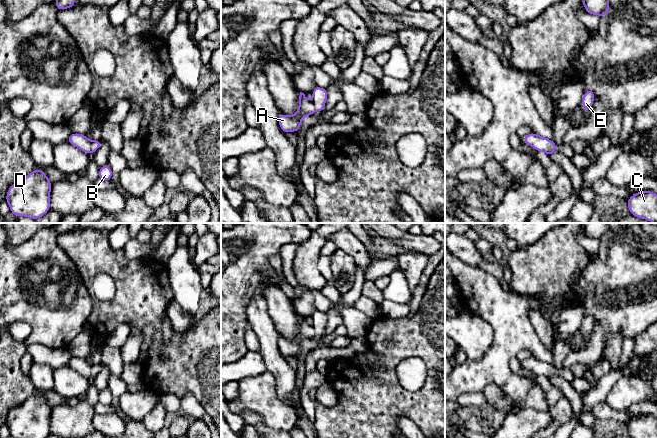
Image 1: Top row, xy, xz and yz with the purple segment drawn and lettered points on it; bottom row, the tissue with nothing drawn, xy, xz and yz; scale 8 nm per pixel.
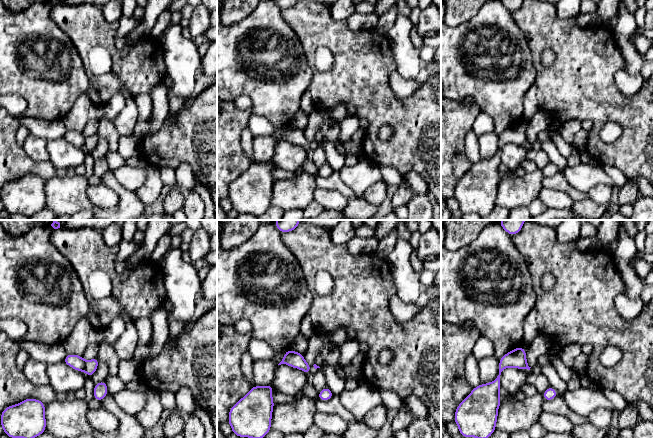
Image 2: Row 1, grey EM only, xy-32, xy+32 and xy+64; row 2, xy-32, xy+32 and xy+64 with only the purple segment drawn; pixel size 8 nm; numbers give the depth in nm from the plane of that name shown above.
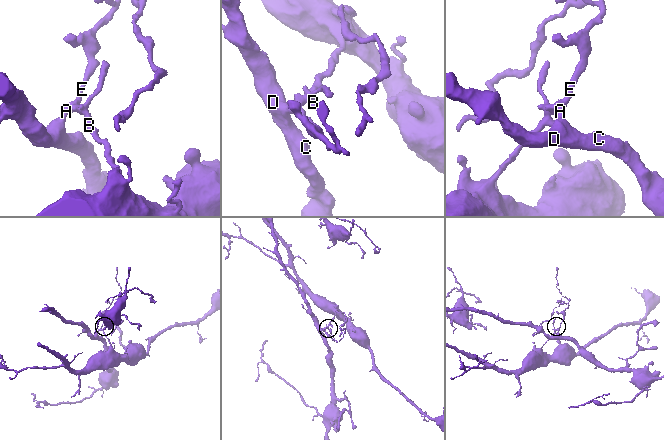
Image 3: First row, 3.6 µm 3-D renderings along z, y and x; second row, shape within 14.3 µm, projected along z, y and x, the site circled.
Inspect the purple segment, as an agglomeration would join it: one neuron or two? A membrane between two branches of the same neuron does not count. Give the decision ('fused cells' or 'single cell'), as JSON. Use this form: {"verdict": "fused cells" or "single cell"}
{"verdict": "fused cells"}

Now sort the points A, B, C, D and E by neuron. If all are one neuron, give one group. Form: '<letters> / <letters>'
A C D E / B

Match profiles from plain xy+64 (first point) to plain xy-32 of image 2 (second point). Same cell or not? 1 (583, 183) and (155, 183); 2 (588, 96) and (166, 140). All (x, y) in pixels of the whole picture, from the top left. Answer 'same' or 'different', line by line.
1: different
2: same

